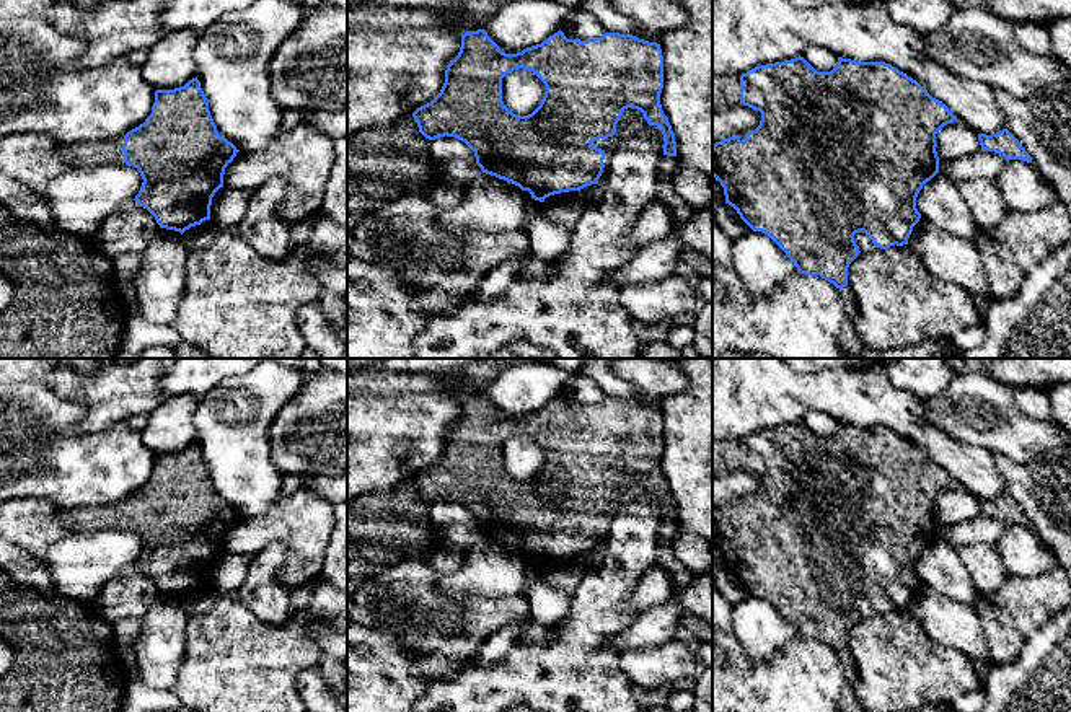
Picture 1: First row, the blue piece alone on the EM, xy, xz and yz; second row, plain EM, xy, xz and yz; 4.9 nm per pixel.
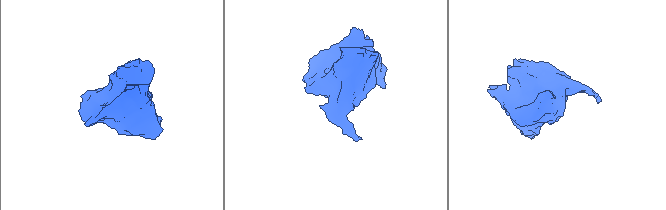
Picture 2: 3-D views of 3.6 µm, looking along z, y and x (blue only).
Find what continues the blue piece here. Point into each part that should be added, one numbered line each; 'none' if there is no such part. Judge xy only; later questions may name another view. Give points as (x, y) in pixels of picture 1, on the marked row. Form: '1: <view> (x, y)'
1: xy (108, 152)

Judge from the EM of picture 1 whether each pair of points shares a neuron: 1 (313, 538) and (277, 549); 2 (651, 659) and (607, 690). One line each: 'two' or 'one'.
1: two
2: two

